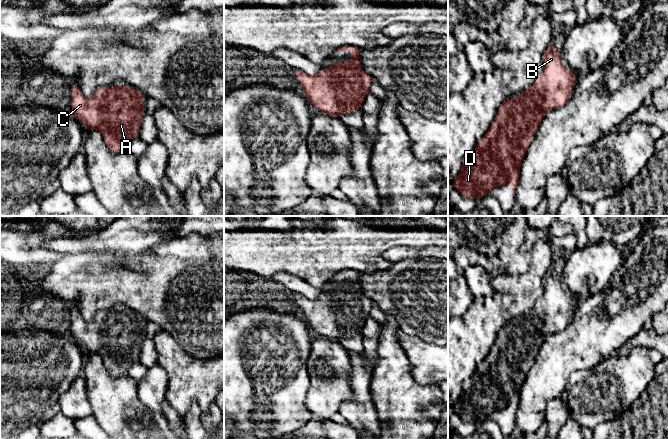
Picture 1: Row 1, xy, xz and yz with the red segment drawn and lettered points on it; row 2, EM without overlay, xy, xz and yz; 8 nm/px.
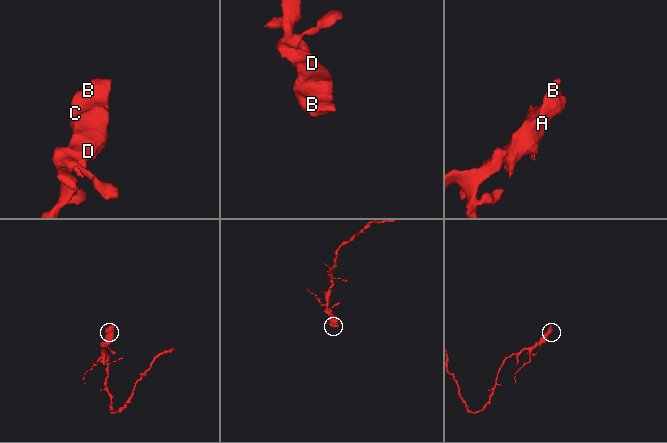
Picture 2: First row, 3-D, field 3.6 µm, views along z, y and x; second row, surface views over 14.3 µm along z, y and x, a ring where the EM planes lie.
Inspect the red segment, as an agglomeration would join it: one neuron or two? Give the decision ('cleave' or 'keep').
keep

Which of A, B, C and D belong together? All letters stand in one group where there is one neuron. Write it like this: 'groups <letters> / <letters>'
groups A B C D

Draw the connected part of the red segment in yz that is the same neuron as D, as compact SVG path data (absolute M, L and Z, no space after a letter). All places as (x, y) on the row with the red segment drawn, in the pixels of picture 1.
M552 45L545 50L542 61L541 76L516 101L508 98L501 104L487 133L477 142L474 151L464 157L460 173L452 181L462 197L481 200L495 187L503 185L509 185L515 194L520 166L541 121L548 112L567 104L577 79L573 71L563 66L559 50Z

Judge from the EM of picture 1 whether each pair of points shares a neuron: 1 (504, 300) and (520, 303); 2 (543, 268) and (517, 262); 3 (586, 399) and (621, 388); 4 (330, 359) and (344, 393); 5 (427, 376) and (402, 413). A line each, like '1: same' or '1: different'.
1: different
2: different
3: same
4: same
5: different

